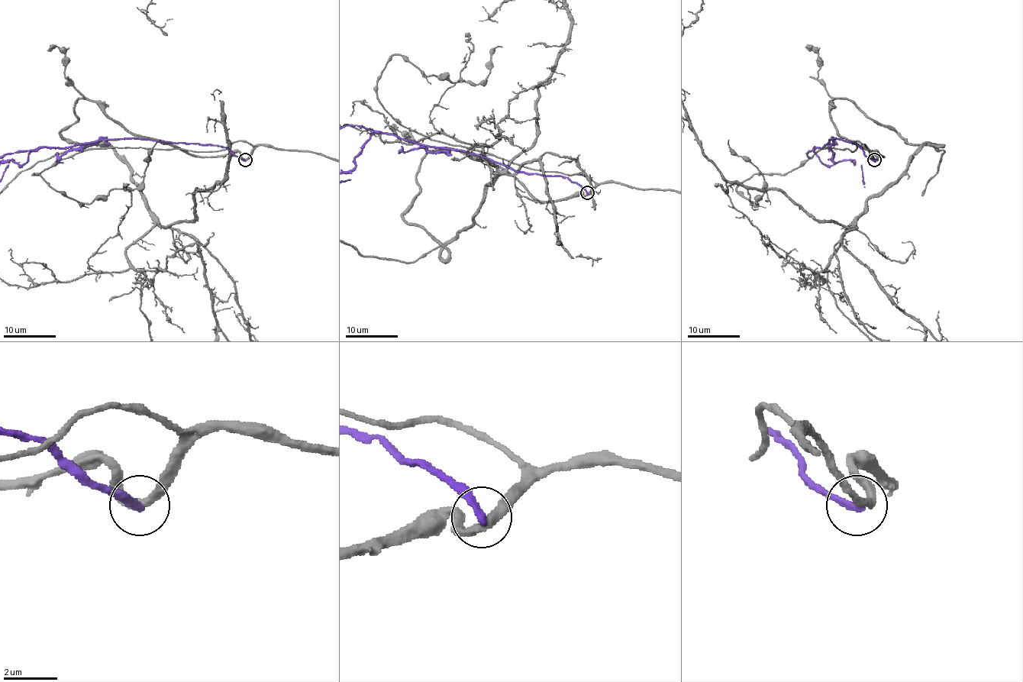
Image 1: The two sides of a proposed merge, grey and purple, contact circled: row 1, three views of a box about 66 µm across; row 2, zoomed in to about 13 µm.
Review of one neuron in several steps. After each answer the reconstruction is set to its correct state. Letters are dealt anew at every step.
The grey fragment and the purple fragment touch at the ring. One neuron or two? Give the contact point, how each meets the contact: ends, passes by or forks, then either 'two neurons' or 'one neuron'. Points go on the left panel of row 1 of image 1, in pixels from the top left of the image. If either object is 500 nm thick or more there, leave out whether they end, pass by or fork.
at (245, 159); grey passes by; purple ends there; two neurons

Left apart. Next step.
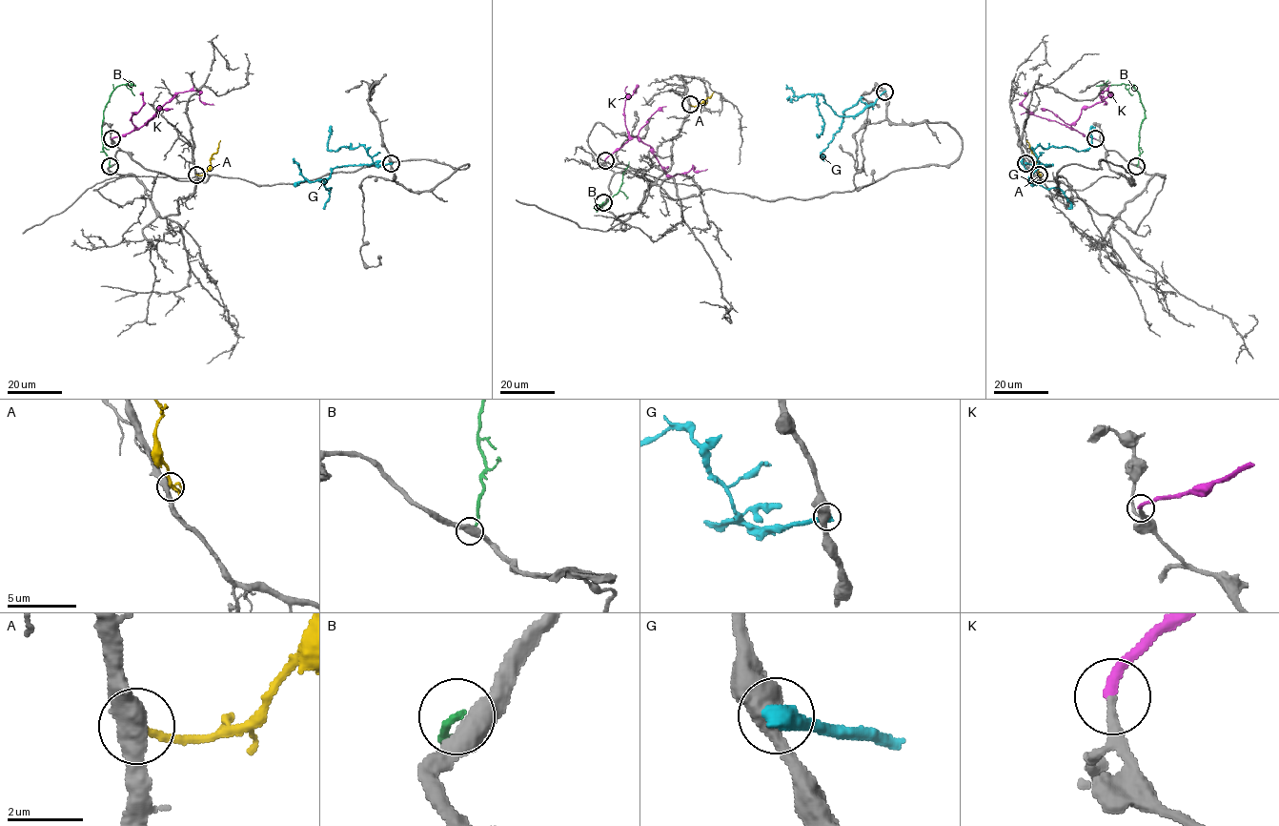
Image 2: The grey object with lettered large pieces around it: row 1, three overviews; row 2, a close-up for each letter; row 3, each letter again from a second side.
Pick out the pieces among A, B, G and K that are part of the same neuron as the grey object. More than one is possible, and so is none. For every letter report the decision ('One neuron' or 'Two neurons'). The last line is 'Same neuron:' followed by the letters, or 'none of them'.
A: Two neurons
B: Two neurons
G: Two neurons
K: One neuron
Same neuron: K

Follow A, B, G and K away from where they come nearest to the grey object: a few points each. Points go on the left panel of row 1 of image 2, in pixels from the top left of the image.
A: (196, 174), (203, 175), (208, 170), (210, 157), (220, 140)
B: (110, 166), (103, 148), (104, 107), (111, 93), (118, 86), (135, 86)
G: (391, 163), (335, 167), (331, 175), (324, 179), (324, 185), (331, 188), (323, 209)
K: (111, 139), (145, 125), (160, 107), (178, 92), (197, 91), (202, 102), (213, 104)

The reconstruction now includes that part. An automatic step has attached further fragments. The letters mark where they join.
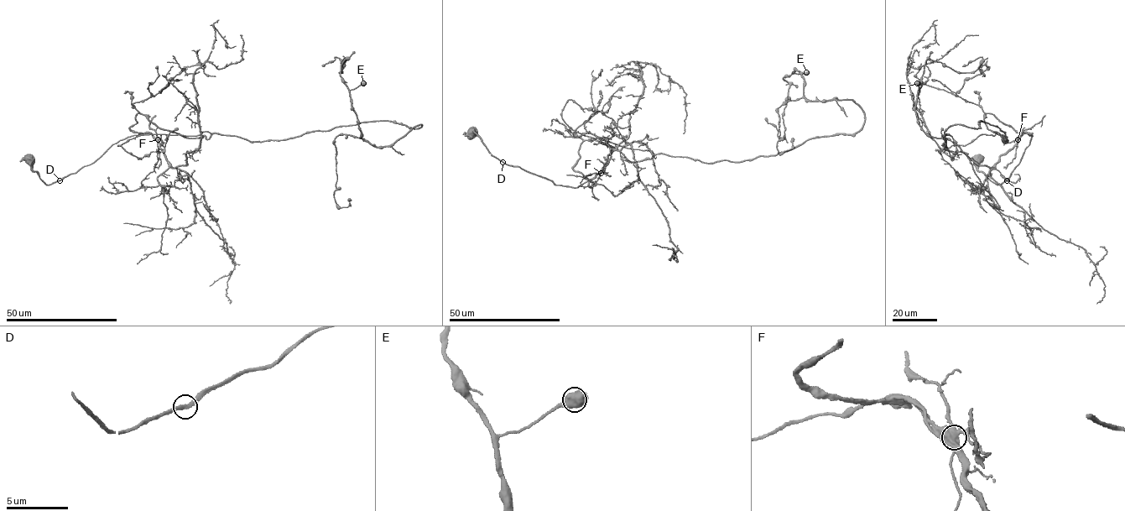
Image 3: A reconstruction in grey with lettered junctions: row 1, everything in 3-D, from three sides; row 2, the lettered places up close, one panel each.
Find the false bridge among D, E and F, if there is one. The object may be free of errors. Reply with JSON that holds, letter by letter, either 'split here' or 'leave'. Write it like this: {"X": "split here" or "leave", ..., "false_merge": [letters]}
{"D": "leave", "E": "leave", "F": "split here", "false_merge": ["F"]}

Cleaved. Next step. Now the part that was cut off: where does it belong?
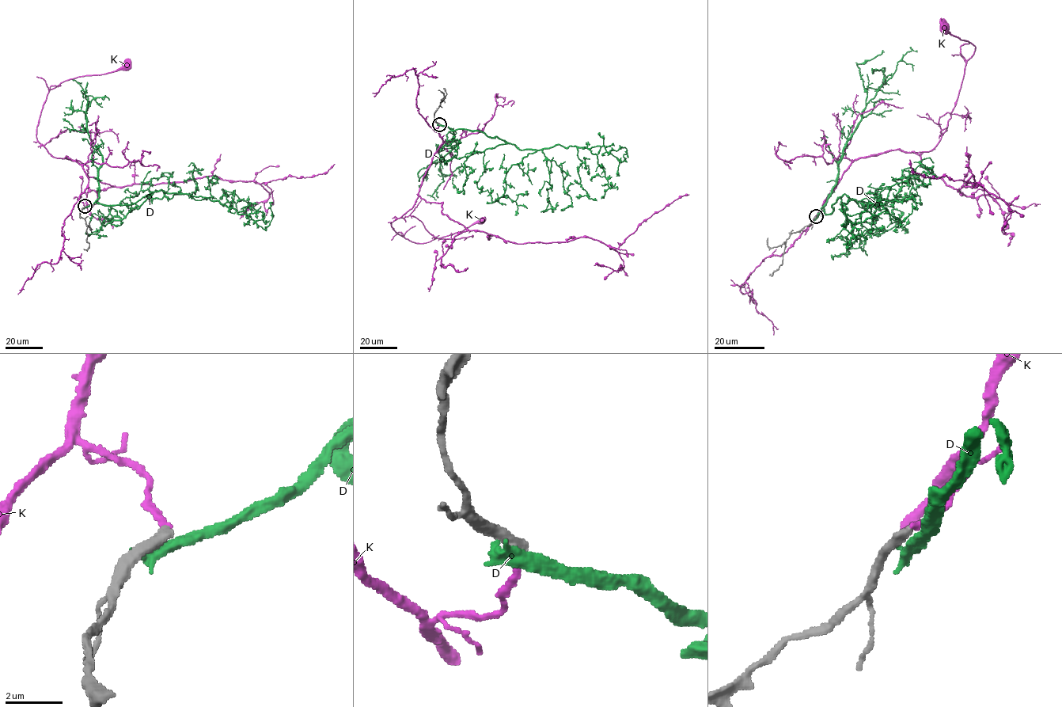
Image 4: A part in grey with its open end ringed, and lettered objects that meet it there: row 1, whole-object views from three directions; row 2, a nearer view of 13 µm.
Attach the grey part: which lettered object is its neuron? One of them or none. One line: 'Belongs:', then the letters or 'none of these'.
Belongs: K

